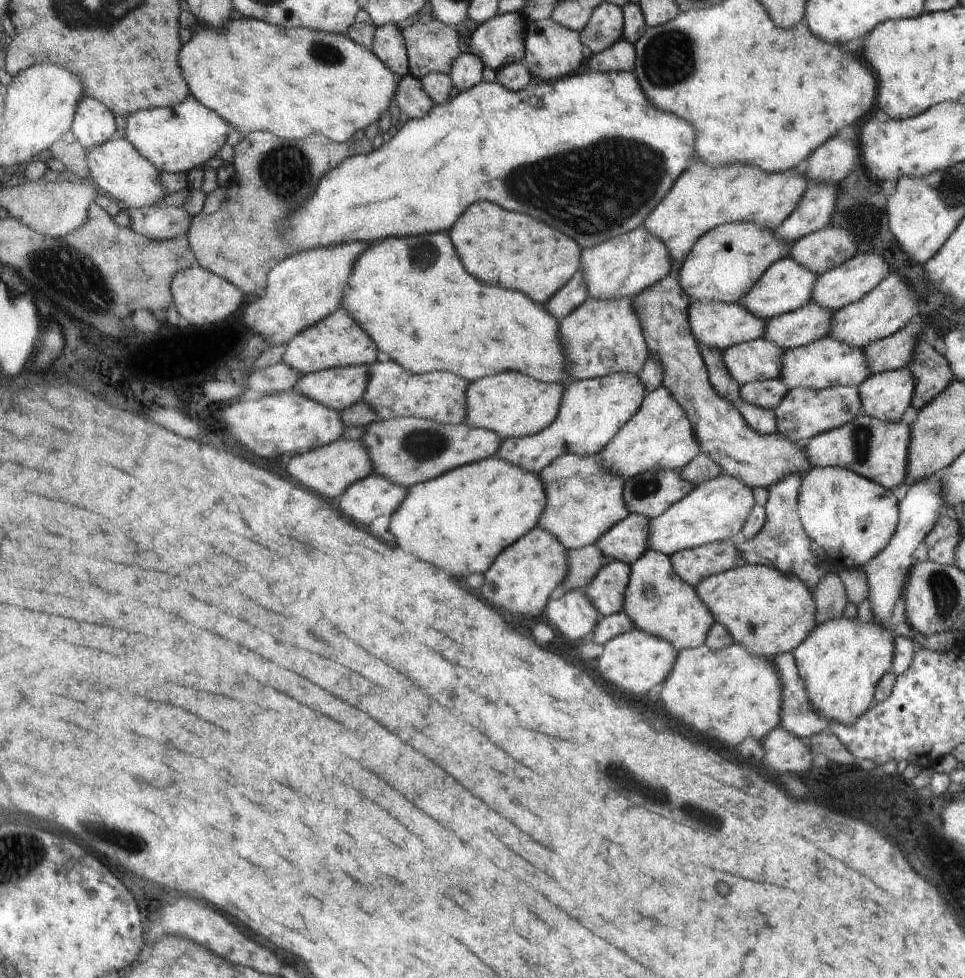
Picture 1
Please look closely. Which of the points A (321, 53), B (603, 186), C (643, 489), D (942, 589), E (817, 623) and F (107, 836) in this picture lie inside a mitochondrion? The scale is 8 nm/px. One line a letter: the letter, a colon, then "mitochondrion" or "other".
A: mitochondrion
B: mitochondrion
C: mitochondrion
D: mitochondrion
E: other
F: mitochondrion

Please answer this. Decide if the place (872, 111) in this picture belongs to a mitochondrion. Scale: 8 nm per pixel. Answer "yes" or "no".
no

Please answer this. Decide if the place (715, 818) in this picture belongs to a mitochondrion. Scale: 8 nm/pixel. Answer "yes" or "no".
yes

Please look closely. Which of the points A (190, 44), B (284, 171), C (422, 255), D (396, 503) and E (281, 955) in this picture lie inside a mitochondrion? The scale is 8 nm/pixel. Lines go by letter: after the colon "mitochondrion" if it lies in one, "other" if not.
A: other
B: mitochondrion
C: mitochondrion
D: other
E: other

